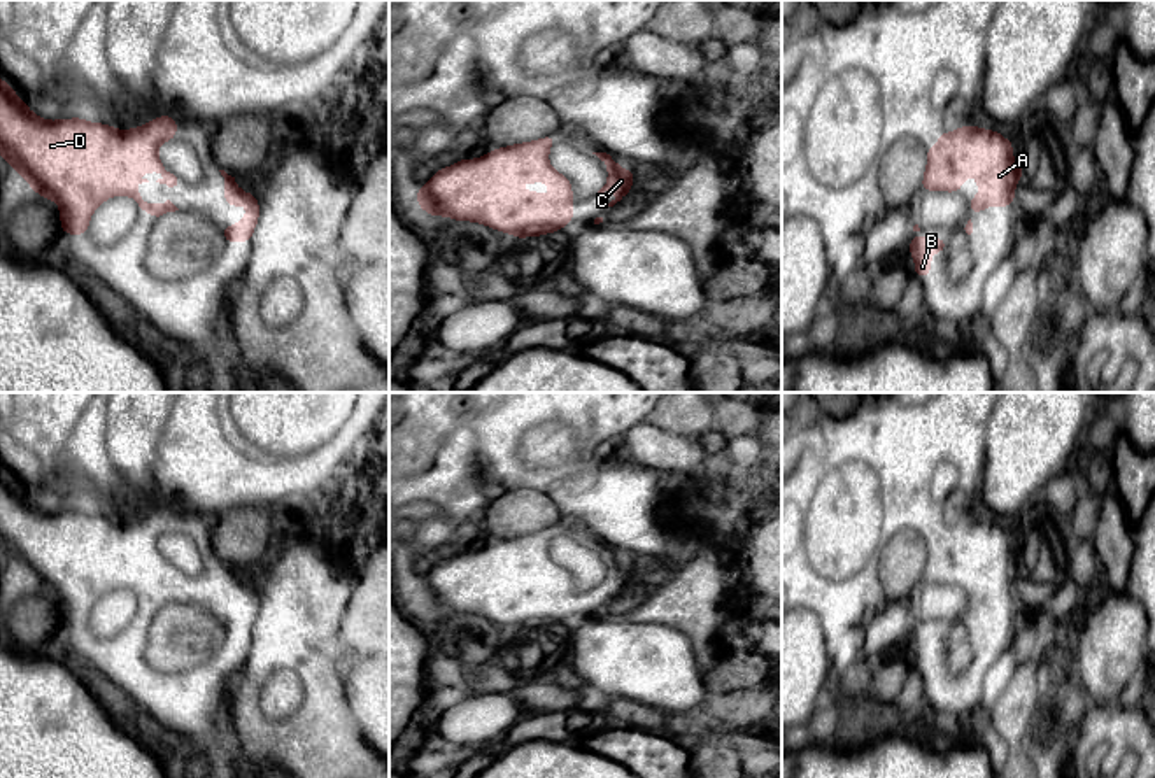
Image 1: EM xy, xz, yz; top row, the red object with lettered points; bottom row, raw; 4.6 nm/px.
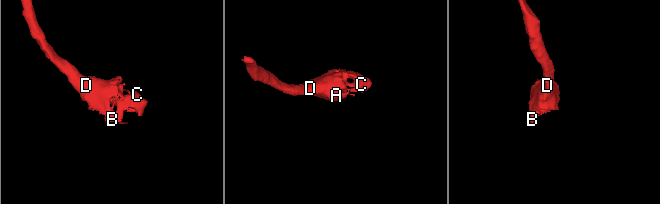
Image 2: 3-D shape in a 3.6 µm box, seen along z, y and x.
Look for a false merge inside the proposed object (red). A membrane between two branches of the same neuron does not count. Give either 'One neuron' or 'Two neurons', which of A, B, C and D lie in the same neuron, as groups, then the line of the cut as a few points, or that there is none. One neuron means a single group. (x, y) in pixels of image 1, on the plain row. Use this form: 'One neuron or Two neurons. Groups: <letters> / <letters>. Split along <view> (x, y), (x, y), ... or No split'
One neuron. Groups: A B C D. No split

